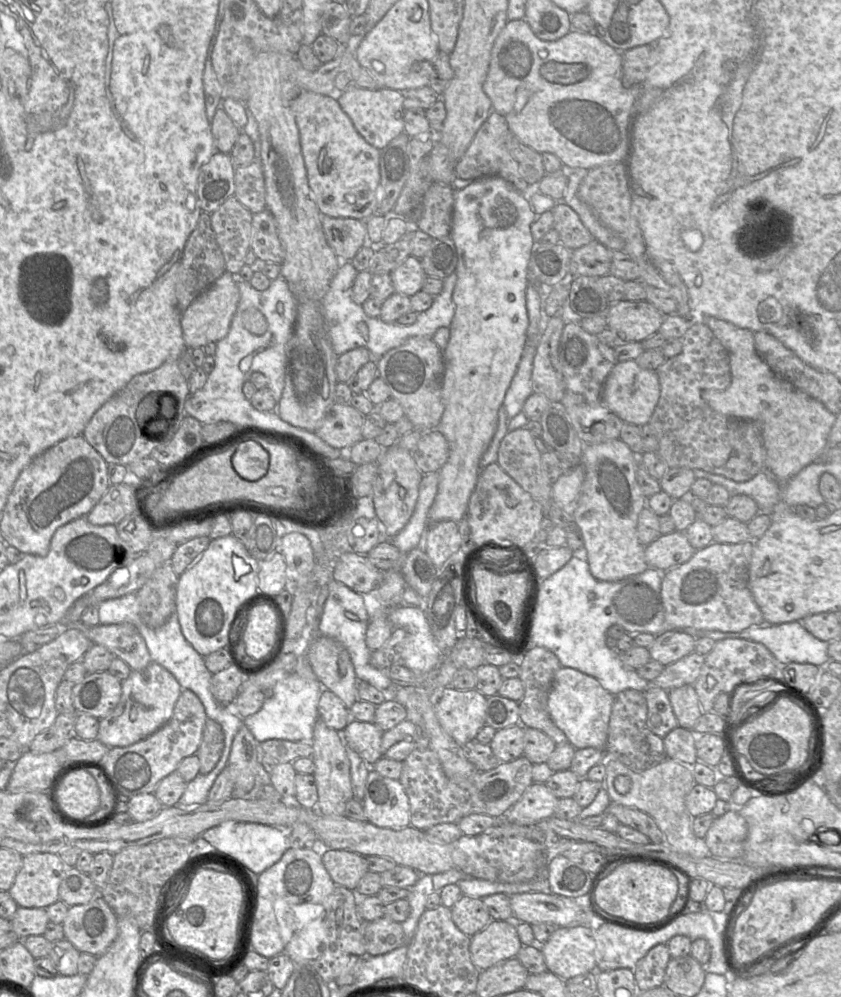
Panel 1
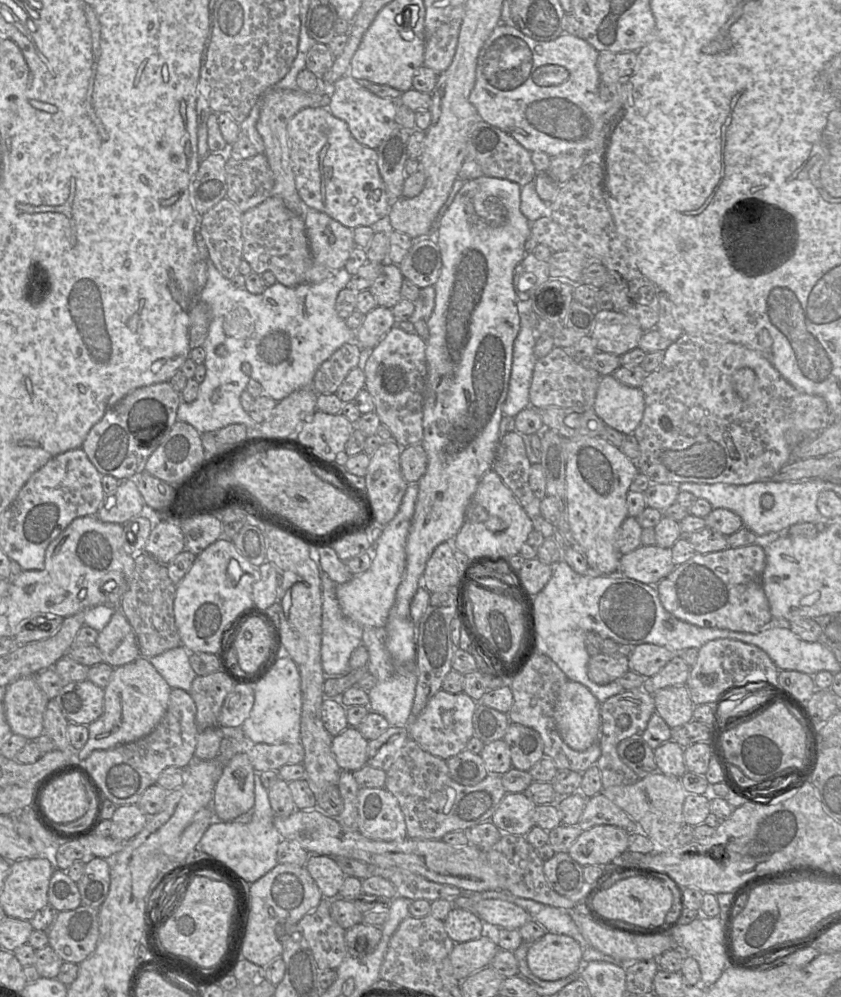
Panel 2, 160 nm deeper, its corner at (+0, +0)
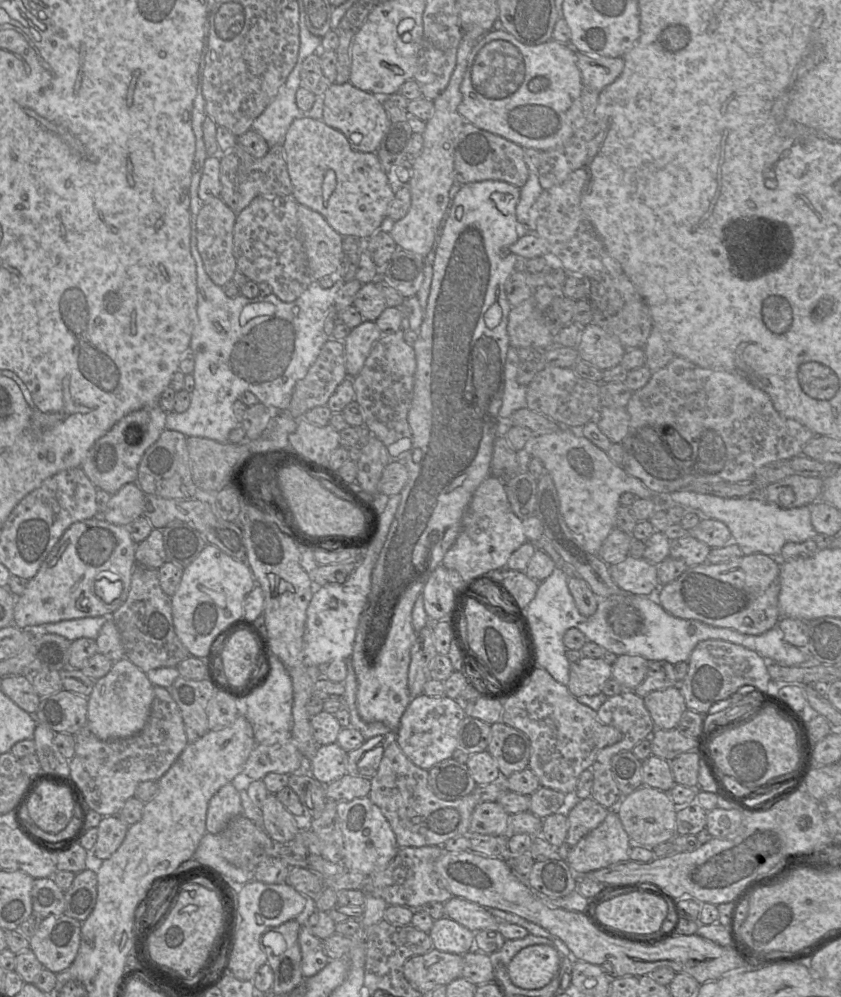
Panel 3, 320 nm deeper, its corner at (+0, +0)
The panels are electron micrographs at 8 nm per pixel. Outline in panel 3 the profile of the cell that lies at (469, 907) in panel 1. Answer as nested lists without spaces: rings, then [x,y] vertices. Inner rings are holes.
[[[448,917],[434,921],[429,935],[433,948],[446,953],[464,955],[475,943],[474,932]]]

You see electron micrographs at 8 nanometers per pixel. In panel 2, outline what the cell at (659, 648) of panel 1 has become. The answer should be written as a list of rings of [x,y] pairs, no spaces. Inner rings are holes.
[[[655,644],[637,645],[628,657],[629,670],[645,677],[651,677],[664,667],[675,654],[677,653],[671,649]]]

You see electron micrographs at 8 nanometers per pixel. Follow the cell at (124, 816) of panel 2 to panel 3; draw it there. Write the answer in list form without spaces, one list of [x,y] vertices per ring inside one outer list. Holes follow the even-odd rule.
[[[118,815],[103,817],[98,825],[98,838],[91,849],[96,857],[108,859],[123,843],[130,826]]]

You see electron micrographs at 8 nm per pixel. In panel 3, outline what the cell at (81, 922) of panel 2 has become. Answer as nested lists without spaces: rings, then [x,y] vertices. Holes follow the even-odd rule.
[[[64,914],[49,915],[30,938],[30,949],[46,969],[60,973],[77,956],[81,925],[81,921]]]

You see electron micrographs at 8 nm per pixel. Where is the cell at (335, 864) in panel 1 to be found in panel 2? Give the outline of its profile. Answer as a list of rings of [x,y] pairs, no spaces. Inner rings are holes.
[[[310,855],[305,867],[324,898],[335,899],[339,896],[346,876],[333,857]]]

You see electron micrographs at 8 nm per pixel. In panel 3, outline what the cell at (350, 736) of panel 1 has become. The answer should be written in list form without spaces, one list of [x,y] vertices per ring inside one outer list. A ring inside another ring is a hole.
[[[337,742],[321,745],[309,761],[309,773],[321,783],[328,785],[347,774],[347,759],[348,752]]]

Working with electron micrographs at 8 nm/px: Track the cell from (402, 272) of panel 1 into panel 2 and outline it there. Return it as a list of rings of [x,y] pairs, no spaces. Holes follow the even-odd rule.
[[[383,263],[380,273],[369,290],[376,300],[377,306],[391,309],[401,299],[401,286],[404,277],[397,264]]]

